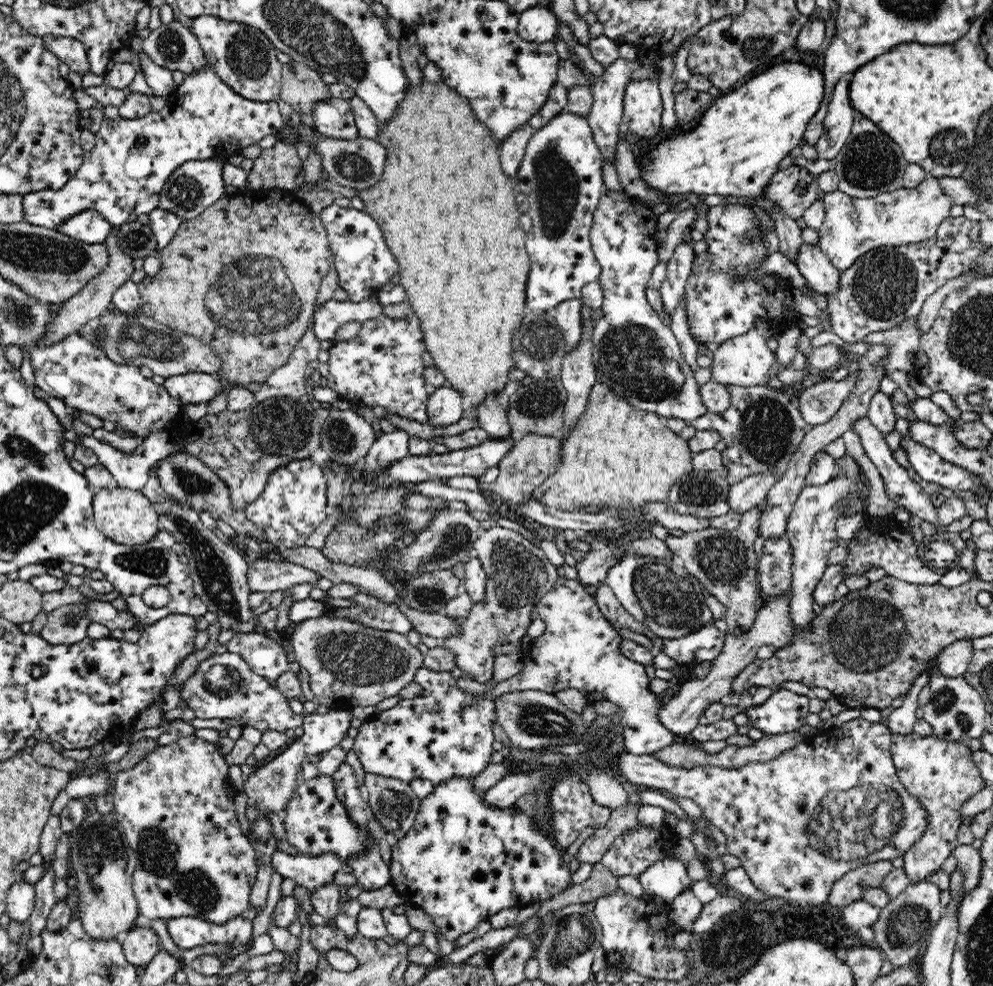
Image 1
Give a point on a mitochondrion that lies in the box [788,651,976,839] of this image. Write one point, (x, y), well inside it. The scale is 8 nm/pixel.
(946, 701)

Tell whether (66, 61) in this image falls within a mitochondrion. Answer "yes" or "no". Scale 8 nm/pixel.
no

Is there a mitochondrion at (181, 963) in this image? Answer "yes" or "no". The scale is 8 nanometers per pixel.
no

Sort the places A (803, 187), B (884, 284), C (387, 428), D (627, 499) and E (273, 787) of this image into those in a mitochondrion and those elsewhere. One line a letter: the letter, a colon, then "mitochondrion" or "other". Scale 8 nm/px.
A: other
B: mitochondrion
C: other
D: other
E: mitochondrion

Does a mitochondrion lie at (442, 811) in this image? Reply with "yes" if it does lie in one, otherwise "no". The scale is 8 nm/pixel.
no

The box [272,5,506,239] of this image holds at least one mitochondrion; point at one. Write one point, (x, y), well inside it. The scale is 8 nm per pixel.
(351, 166)

